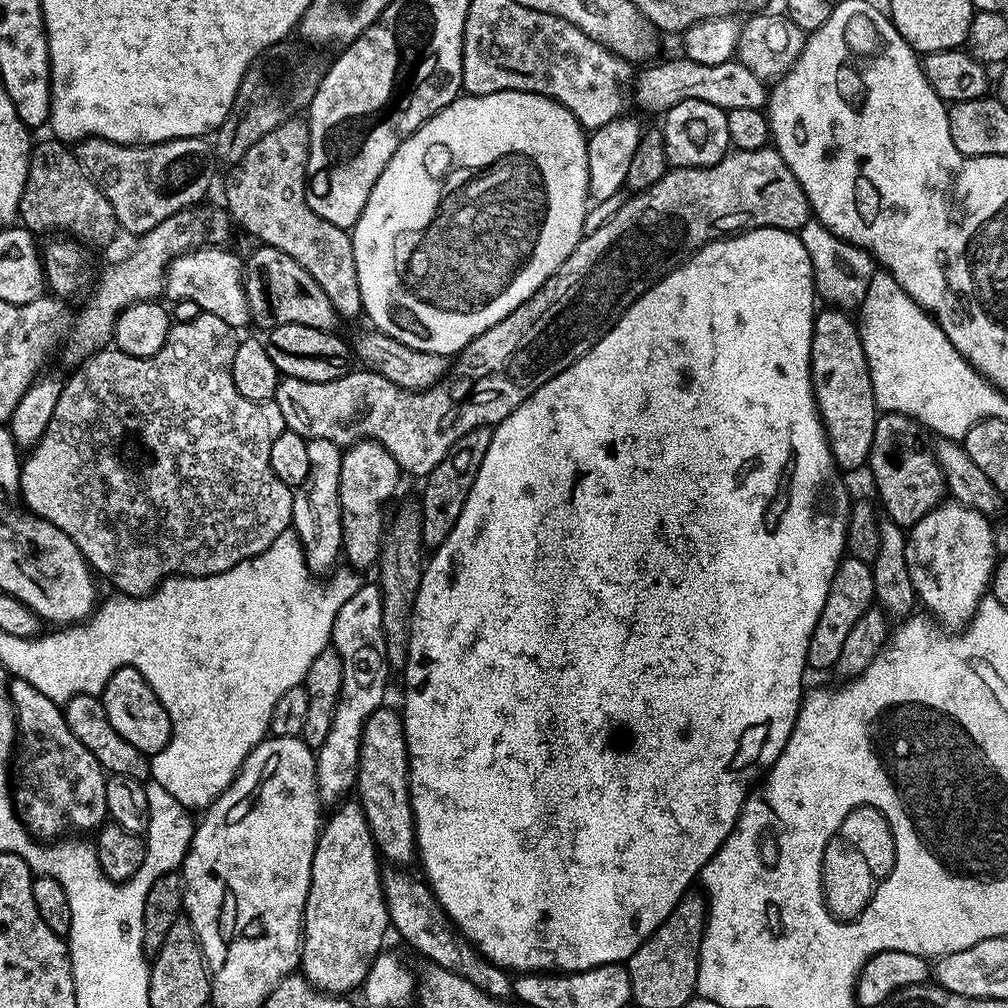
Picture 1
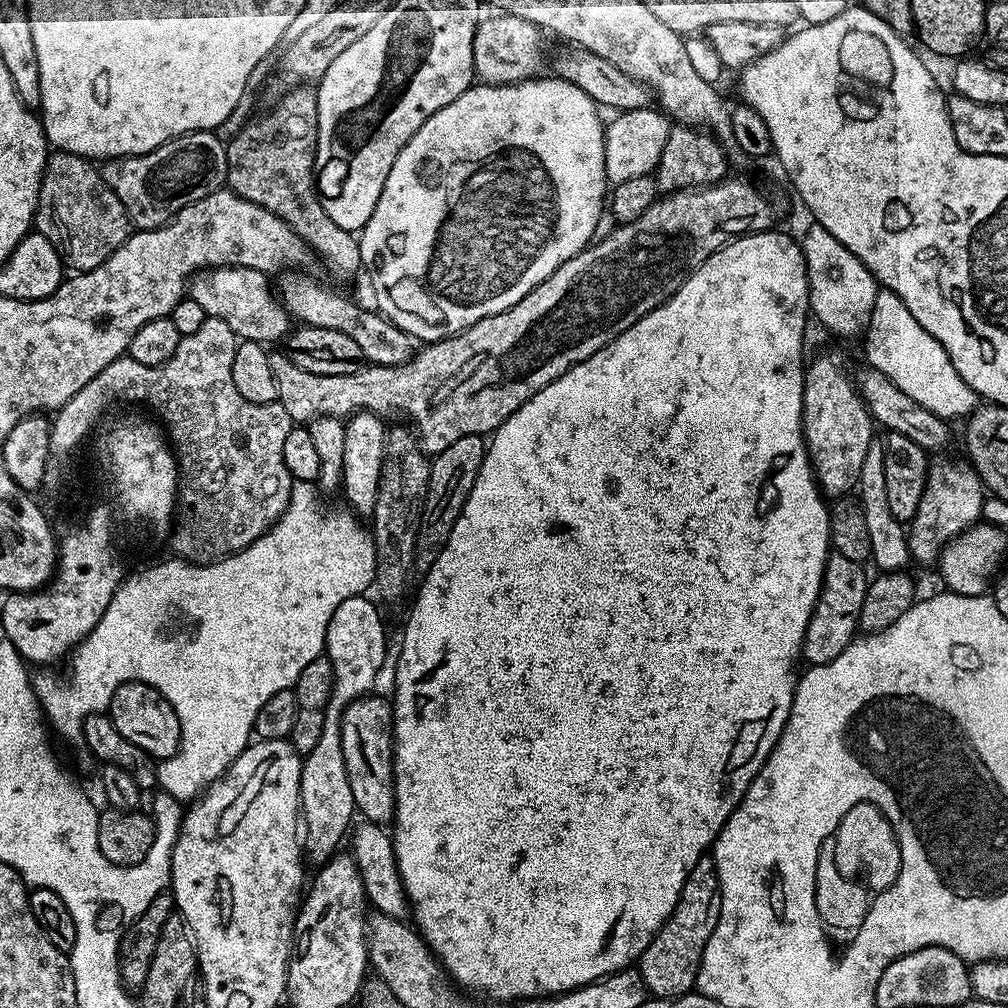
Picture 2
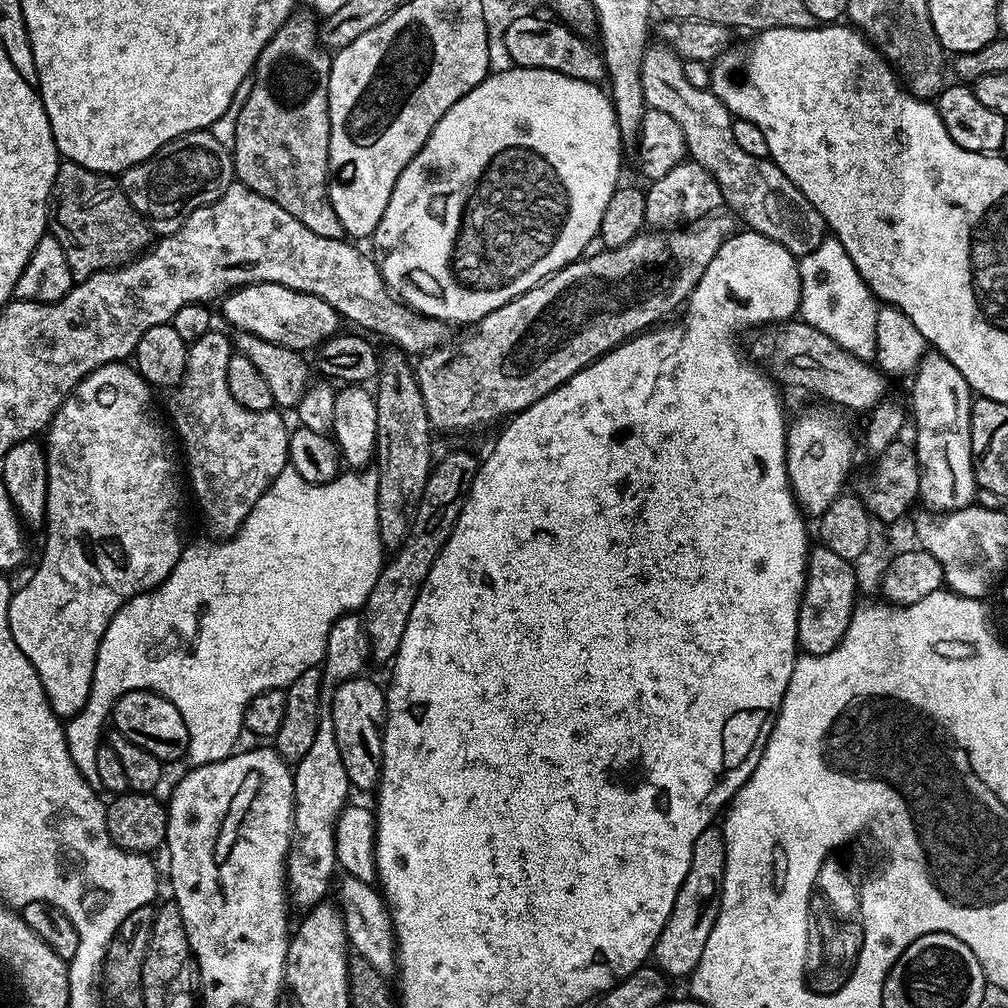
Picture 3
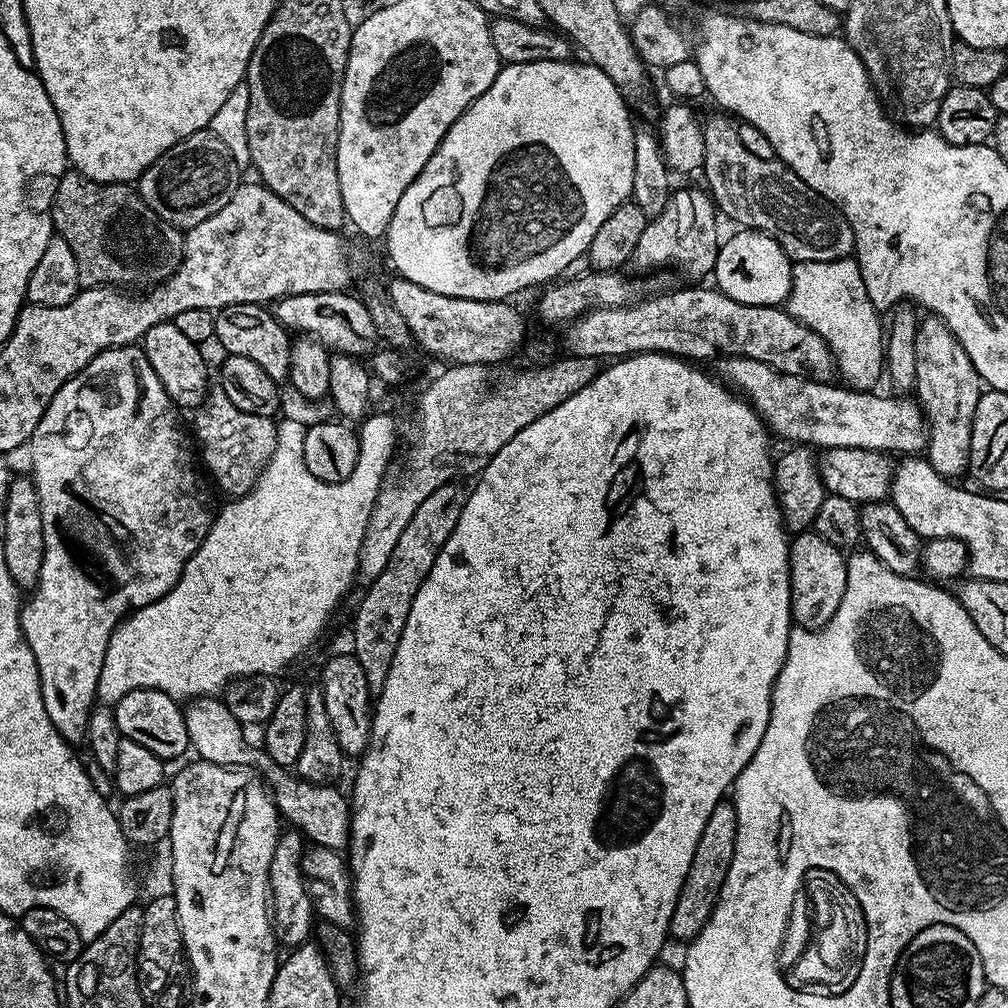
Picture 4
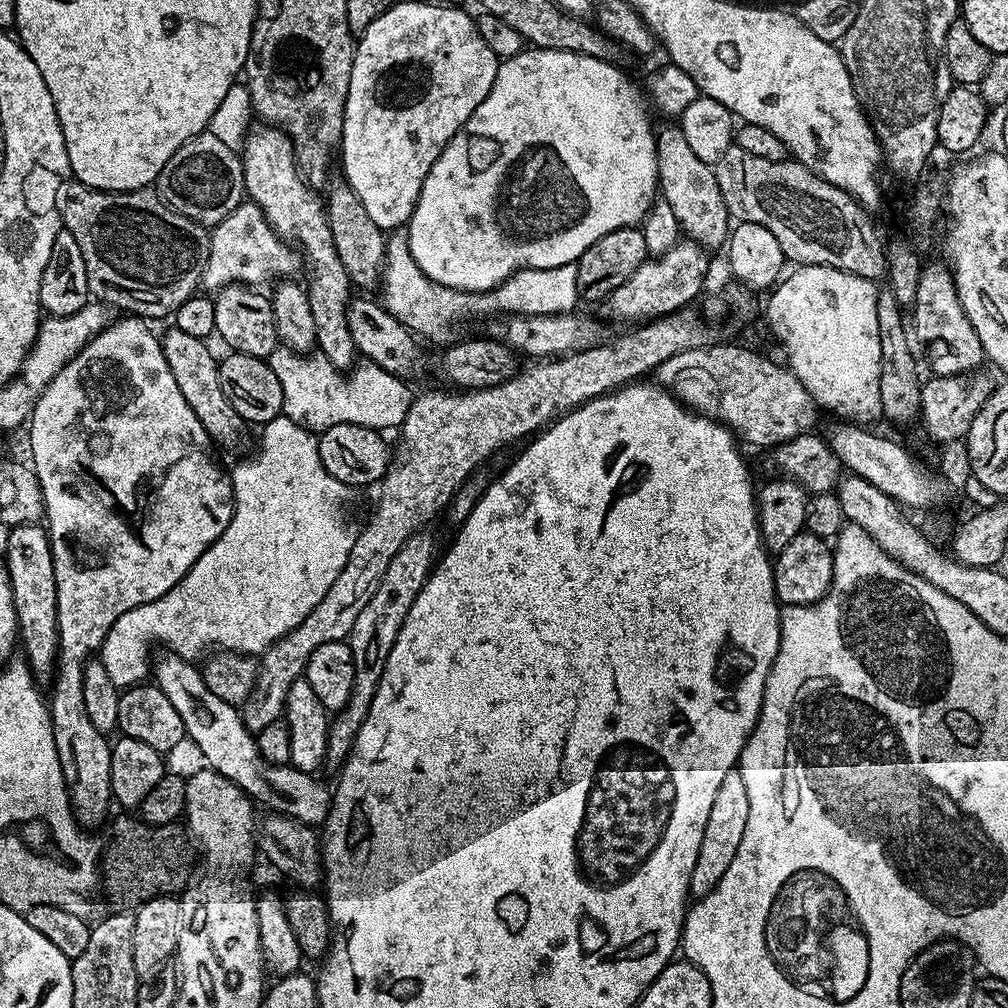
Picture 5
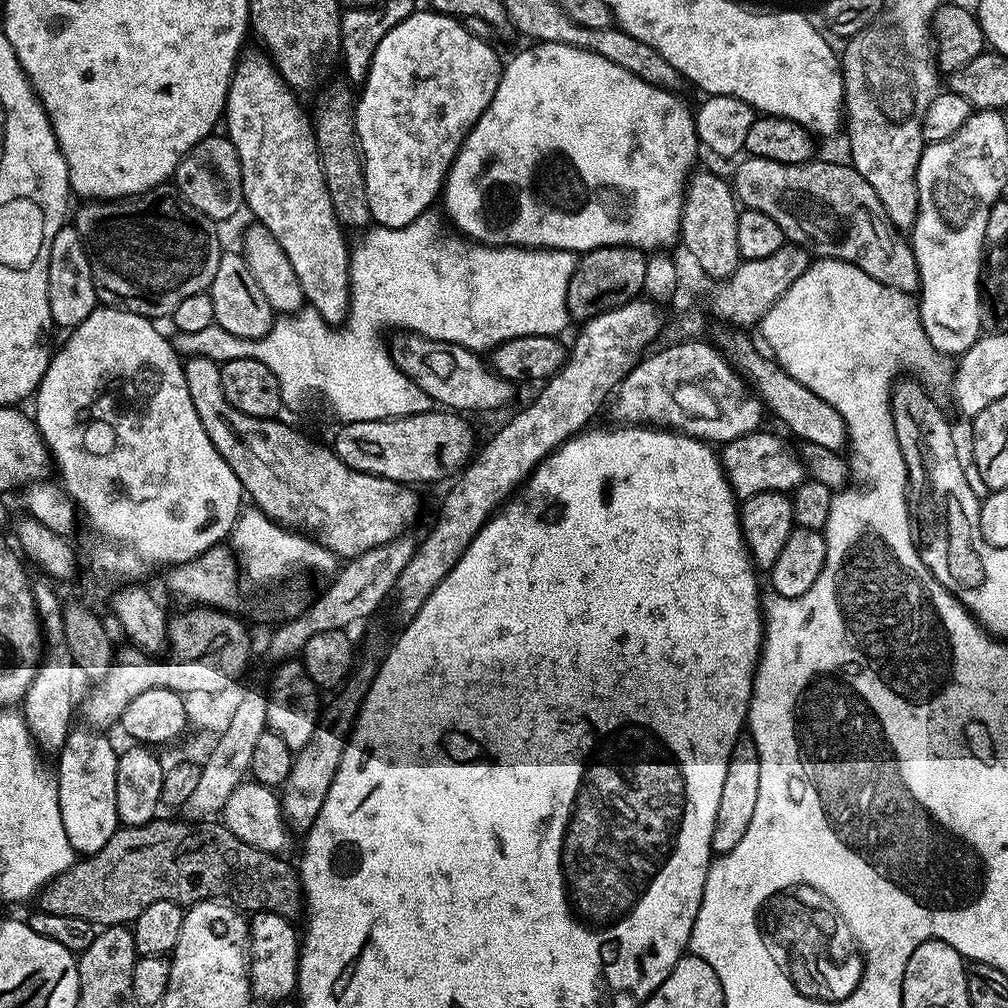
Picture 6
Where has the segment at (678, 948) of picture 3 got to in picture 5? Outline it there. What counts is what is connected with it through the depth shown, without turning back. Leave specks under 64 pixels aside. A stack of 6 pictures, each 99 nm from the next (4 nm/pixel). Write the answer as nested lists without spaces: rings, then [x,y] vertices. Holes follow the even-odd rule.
[[[738,770],[730,771],[722,778],[718,794],[714,794],[714,803],[710,806],[710,815],[706,817],[706,830],[702,830],[702,846],[698,846],[698,862],[694,862],[694,874],[690,874],[689,893],[699,898],[710,894],[722,882],[738,846],[742,843],[742,834],[746,834],[746,817],[750,814],[750,798],[746,795],[746,782]]]

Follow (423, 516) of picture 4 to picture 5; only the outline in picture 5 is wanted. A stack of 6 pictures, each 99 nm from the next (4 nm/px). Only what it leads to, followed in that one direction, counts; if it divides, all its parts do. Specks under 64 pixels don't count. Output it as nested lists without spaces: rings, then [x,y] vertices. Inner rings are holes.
[[[421,530],[408,538],[402,550],[394,554],[390,566],[386,568],[386,574],[382,576],[382,582],[378,590],[374,590],[374,598],[366,602],[366,607],[362,609],[362,614],[358,614],[358,619],[354,622],[352,635],[348,637],[346,643],[354,654],[354,690],[350,694],[350,702],[338,713],[331,717],[328,725],[328,745],[326,746],[326,761],[329,765],[343,765],[348,758],[348,753],[352,751],[352,743],[356,740],[356,731],[362,726],[366,714],[370,714],[370,706],[374,702],[374,694],[378,690],[378,682],[382,682],[382,670],[386,670],[386,658],[390,658],[390,650],[394,650],[394,642],[398,638],[398,630],[418,594],[424,589],[424,583],[432,575],[434,567],[434,556],[432,560],[432,536],[428,530]]]

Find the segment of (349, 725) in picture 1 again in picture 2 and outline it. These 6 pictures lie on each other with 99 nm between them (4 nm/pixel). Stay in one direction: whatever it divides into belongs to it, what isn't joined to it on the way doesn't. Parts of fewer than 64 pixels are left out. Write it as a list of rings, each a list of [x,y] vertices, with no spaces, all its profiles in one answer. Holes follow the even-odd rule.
[[[367,595],[346,598],[328,623],[324,646],[329,662],[334,666],[334,678],[330,702],[326,706],[326,726],[322,726],[322,738],[318,738],[318,746],[310,750],[308,756],[303,757],[300,766],[300,814],[302,817],[302,848],[313,865],[325,864],[330,857],[337,855],[340,843],[345,843],[350,829],[353,827],[354,794],[350,794],[350,778],[346,778],[346,762],[342,758],[342,734],[340,733],[340,719],[350,706],[360,696],[367,696],[373,691],[376,679],[380,676],[380,667],[384,664],[384,620],[380,612],[368,601]]]

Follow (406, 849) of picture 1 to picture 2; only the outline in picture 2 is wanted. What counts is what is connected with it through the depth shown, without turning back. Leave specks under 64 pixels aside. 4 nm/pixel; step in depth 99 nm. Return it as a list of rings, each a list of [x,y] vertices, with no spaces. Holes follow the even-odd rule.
[[[377,694],[360,696],[346,710],[340,719],[342,734],[342,758],[346,762],[346,778],[350,778],[350,794],[354,794],[354,806],[367,823],[387,825],[396,815],[396,781],[392,761],[392,704]]]

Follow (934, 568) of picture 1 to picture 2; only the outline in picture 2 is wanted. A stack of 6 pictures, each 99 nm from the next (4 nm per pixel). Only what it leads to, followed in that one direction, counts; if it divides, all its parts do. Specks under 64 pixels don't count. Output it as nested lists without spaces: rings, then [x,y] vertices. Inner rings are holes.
[[[940,460],[937,464],[935,461],[929,467],[926,486],[922,490],[922,502],[918,502],[918,510],[906,528],[908,554],[915,563],[917,560],[920,564],[935,565],[945,544],[961,532],[967,532],[981,519],[980,511],[984,508],[986,492],[975,471],[965,468],[959,468],[948,460]]]

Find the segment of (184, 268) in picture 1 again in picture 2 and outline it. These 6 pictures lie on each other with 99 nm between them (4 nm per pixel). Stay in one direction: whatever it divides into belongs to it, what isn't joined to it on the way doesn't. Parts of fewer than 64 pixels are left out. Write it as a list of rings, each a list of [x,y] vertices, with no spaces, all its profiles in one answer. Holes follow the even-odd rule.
[[[206,268],[191,277],[190,299],[202,306],[207,317],[213,316],[226,322],[226,326],[230,326],[230,330],[234,330],[234,334],[241,341],[254,340],[268,346],[271,345],[271,340],[283,341],[290,331],[288,311],[274,295],[273,289],[272,292],[268,289],[268,280],[265,273],[249,268]]]

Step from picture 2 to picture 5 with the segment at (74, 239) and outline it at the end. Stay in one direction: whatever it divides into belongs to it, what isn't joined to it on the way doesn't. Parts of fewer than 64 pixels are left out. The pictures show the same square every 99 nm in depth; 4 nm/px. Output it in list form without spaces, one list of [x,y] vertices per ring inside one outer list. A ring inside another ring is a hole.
[[[66,182],[56,192],[56,208],[60,212],[63,231],[74,234],[74,239],[77,240],[78,246],[82,250],[82,262],[86,262],[88,291],[99,303],[107,306],[109,309],[121,308],[124,311],[121,313],[131,314],[136,318],[147,318],[149,321],[152,321],[158,319],[159,316],[171,317],[187,299],[197,295],[204,279],[204,267],[208,261],[209,229],[203,224],[178,214],[173,208],[169,208],[155,191],[148,188],[139,188],[133,192],[100,192],[96,188],[91,188],[79,182]]]

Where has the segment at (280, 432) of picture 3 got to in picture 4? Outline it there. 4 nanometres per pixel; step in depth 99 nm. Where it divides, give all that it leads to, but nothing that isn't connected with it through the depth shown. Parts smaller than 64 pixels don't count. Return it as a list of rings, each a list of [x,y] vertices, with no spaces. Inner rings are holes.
[[[218,386],[209,391],[203,405],[195,409],[194,416],[194,440],[198,448],[200,443],[198,456],[203,467],[204,464],[208,467],[209,474],[216,479],[225,497],[244,496],[258,482],[262,470],[274,454],[277,421],[271,416],[255,416],[246,414],[246,410],[238,410],[238,406],[234,406],[234,402],[230,402]]]

